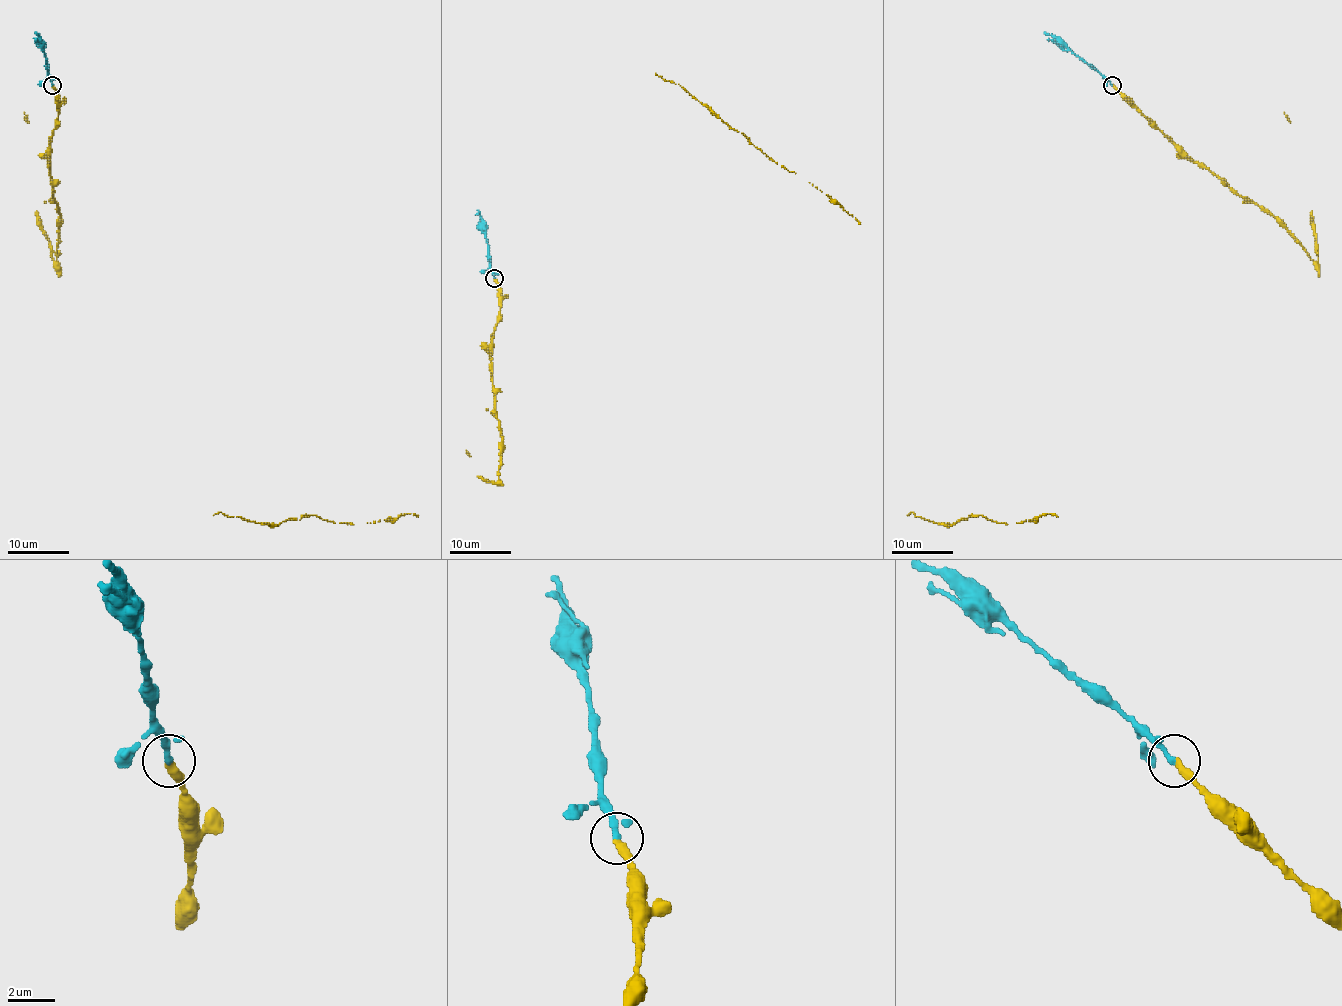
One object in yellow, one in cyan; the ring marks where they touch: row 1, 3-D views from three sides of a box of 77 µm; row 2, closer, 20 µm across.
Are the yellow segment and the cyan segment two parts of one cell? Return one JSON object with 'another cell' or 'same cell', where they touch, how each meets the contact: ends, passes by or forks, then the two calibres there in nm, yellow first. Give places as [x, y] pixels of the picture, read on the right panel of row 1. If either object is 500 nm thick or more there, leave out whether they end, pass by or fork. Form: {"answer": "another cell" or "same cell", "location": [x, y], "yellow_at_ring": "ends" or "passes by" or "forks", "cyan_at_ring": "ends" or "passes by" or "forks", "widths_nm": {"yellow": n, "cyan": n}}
{"answer": "same cell", "location": [1112, 85], "yellow_at_ring": "ends", "cyan_at_ring": "passes by", "widths_nm": {"yellow": 400, "cyan": 190}}

